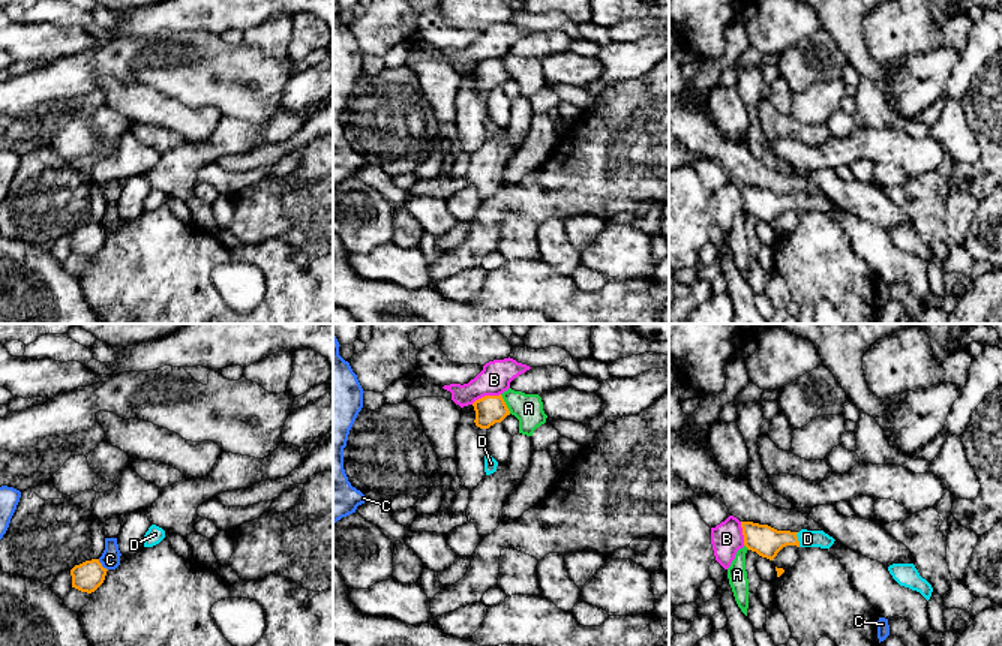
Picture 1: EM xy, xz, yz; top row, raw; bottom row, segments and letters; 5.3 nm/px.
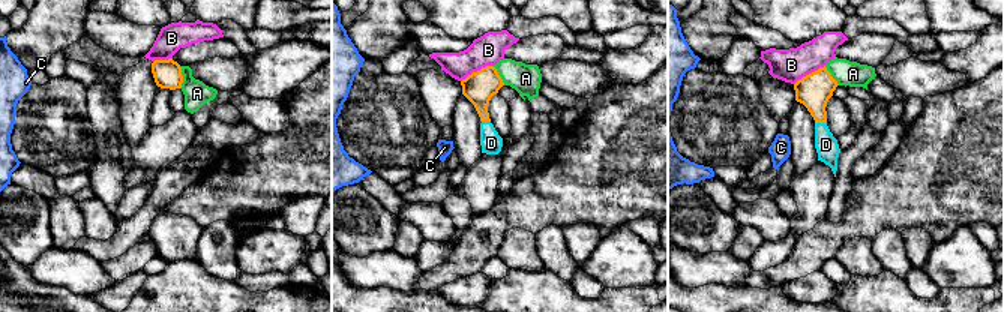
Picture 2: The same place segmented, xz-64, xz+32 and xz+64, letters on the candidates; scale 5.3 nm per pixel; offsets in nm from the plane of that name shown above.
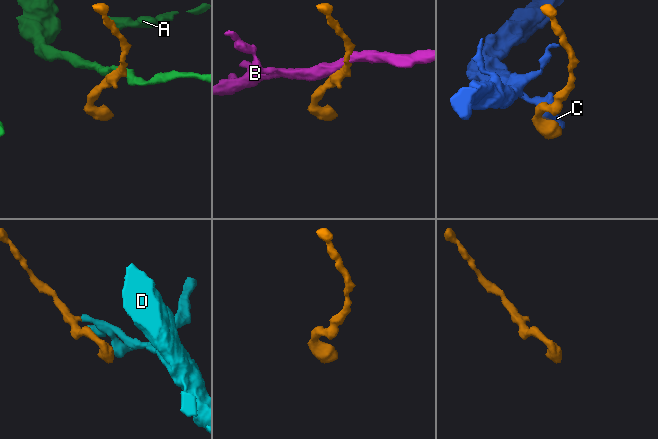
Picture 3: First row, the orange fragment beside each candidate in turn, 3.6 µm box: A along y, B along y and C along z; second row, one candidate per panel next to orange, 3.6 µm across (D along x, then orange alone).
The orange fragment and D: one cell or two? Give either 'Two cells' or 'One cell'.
One cell

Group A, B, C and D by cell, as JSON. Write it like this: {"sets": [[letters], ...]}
{"sets": [["A"], ["B"], ["C"], ["D"]]}

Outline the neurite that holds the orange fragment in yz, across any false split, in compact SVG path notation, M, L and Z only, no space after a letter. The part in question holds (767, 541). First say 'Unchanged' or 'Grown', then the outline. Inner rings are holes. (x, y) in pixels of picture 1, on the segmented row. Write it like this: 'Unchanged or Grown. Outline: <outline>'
Grown. Outline: M741 522L741 528L744 546L770 561L786 546L830 549L836 541L824 531L777 531L768 525L753 522Z

